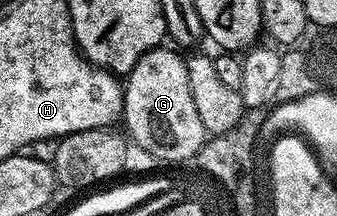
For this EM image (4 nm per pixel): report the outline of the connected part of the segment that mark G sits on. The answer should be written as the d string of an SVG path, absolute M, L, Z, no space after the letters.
M160 47L150 49L133 67L131 73L126 74L123 85L123 115L122 124L127 124L125 133L132 142L135 141L147 153L160 157L163 161L187 161L196 156L208 141L209 134L205 127L201 127L201 118L197 115L197 106L193 103L193 95L189 92L189 71L186 60L174 53L174 48Z

